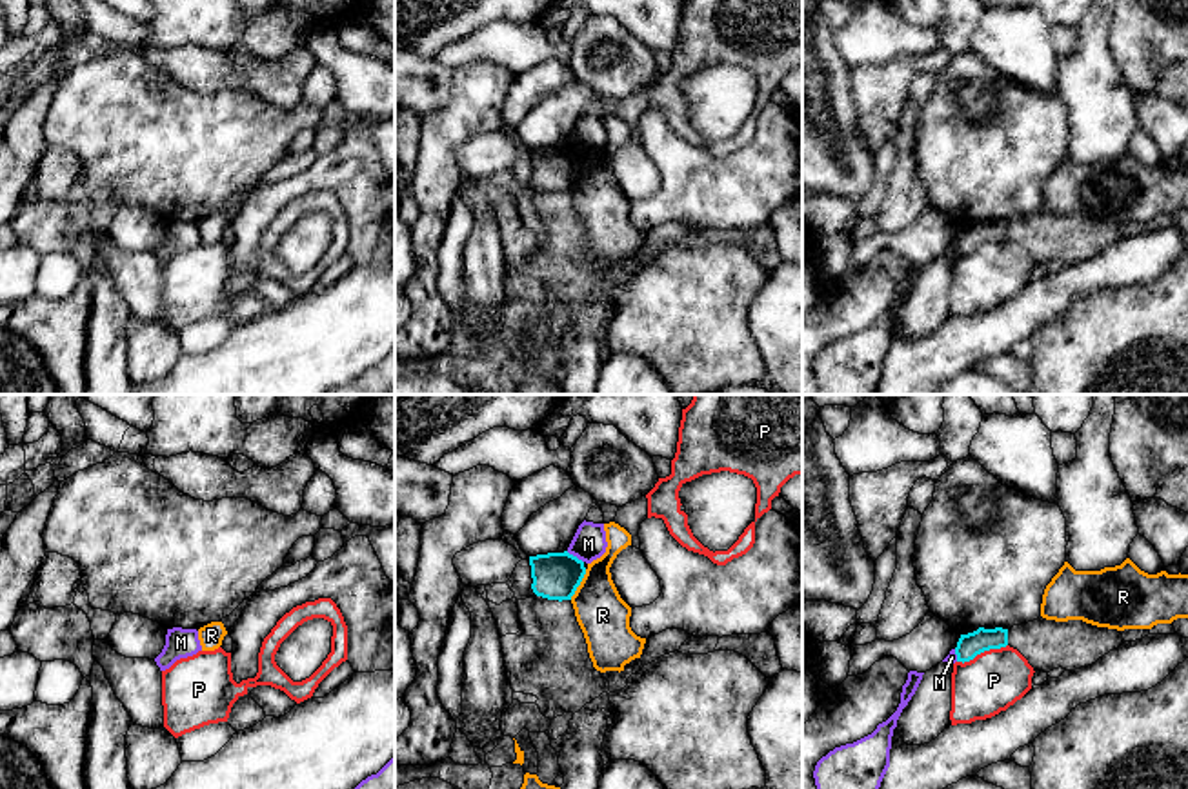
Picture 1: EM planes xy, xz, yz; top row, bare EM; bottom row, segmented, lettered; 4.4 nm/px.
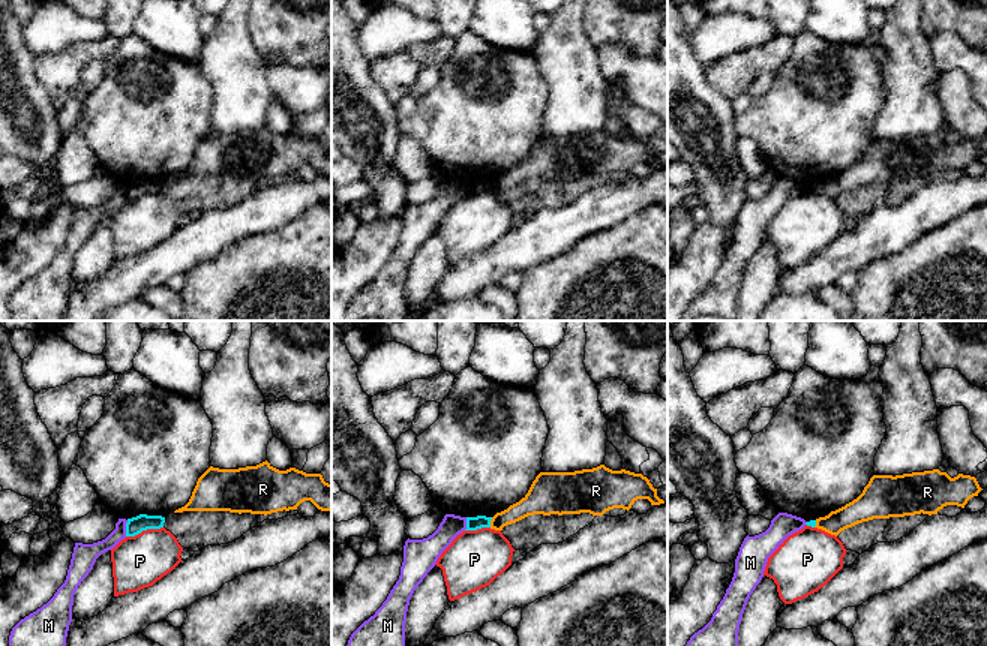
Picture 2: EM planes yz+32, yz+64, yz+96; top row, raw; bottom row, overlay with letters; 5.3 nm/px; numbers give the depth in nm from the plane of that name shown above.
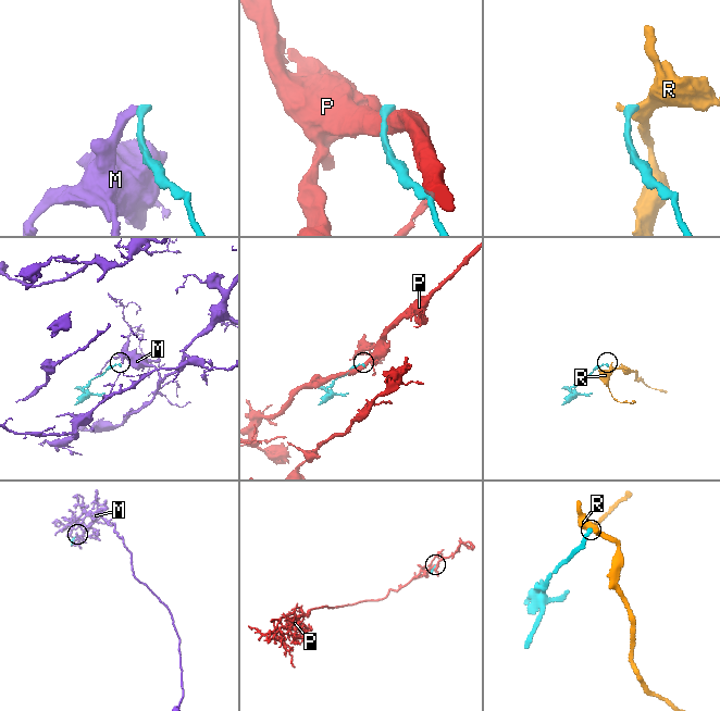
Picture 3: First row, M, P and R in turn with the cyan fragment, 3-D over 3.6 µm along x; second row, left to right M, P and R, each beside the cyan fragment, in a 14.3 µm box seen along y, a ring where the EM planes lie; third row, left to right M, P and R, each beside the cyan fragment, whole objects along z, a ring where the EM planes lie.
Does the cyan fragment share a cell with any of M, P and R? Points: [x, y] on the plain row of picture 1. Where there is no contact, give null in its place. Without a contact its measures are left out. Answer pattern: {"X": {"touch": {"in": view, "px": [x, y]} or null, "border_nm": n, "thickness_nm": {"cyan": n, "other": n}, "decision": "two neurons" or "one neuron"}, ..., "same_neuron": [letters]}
{"M": {"touch": {"in": "xz", "px": [575, 149]}, "border_nm": 90, "thickness_nm": {"cyan": 200, "other": 150}, "decision": "two neurons"}, "P": {"touch": {"in": "yz", "px": [981, 244]}, "border_nm": 240, "thickness_nm": {"cyan": 110, "other": 260}, "decision": "two neurons"}, "R": {"touch": {"in": "xz", "px": [579, 177]}, "border_nm": 150, "thickness_nm": {"cyan": 200, "other": 220}, "decision": "two neurons"}, "same_neuron": []}

